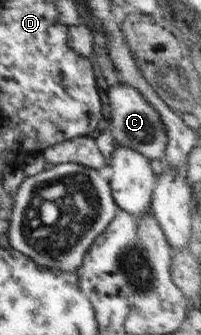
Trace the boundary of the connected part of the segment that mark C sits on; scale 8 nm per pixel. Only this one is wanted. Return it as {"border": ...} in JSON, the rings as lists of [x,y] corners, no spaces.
{"border":[[[121,84],[111,87],[108,89],[108,96],[112,108],[110,129],[117,142],[116,145],[129,146],[147,159],[155,163],[161,162],[168,141],[161,114],[155,111],[150,103],[147,103],[145,96],[142,96],[138,89],[132,88],[130,85]]]}

